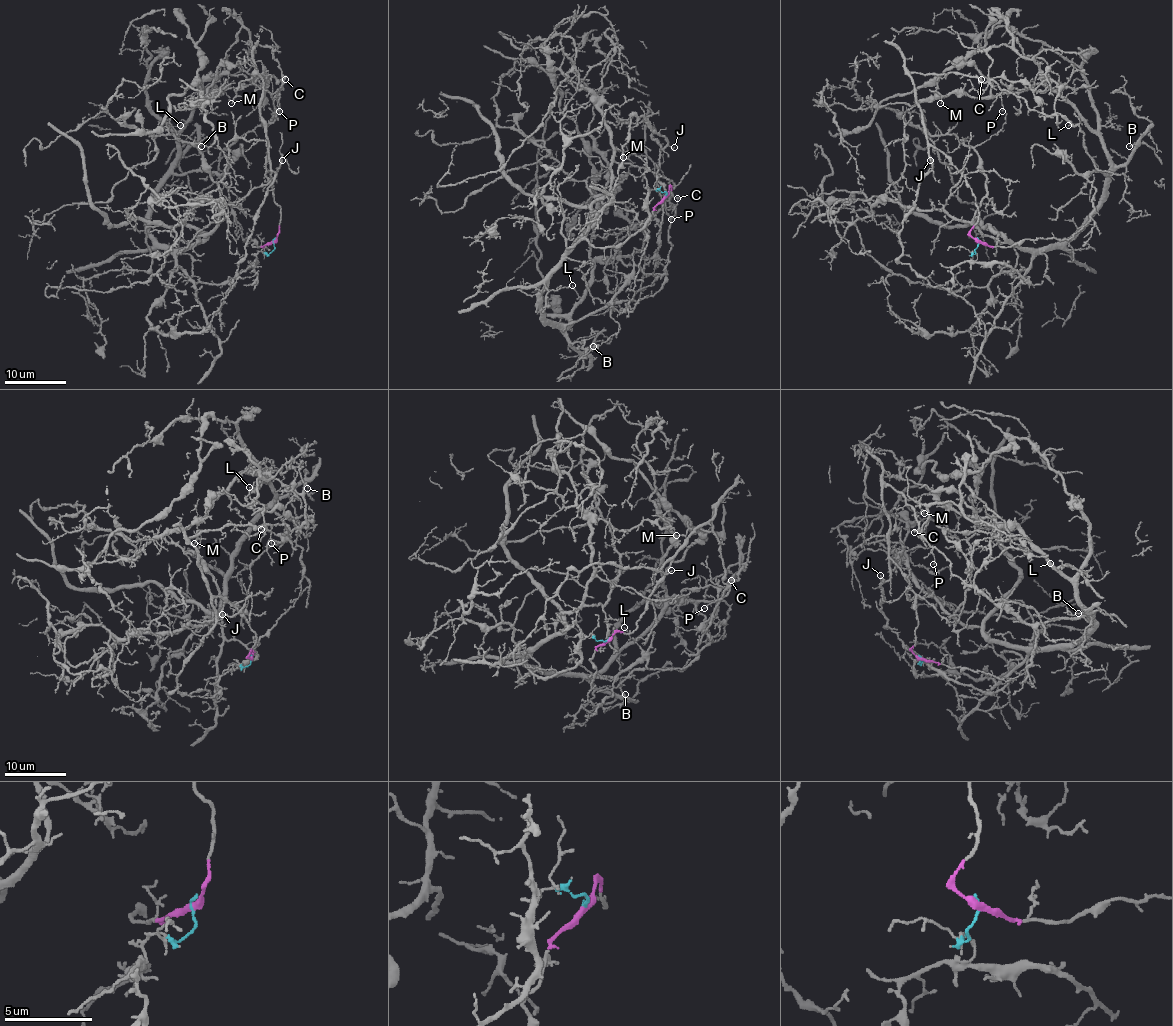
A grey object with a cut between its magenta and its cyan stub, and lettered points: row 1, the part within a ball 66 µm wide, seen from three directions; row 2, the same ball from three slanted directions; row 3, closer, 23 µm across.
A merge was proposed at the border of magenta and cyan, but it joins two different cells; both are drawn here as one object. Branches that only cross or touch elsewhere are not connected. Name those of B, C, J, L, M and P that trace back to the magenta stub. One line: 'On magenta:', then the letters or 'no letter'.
On magenta: C, J, M, P

